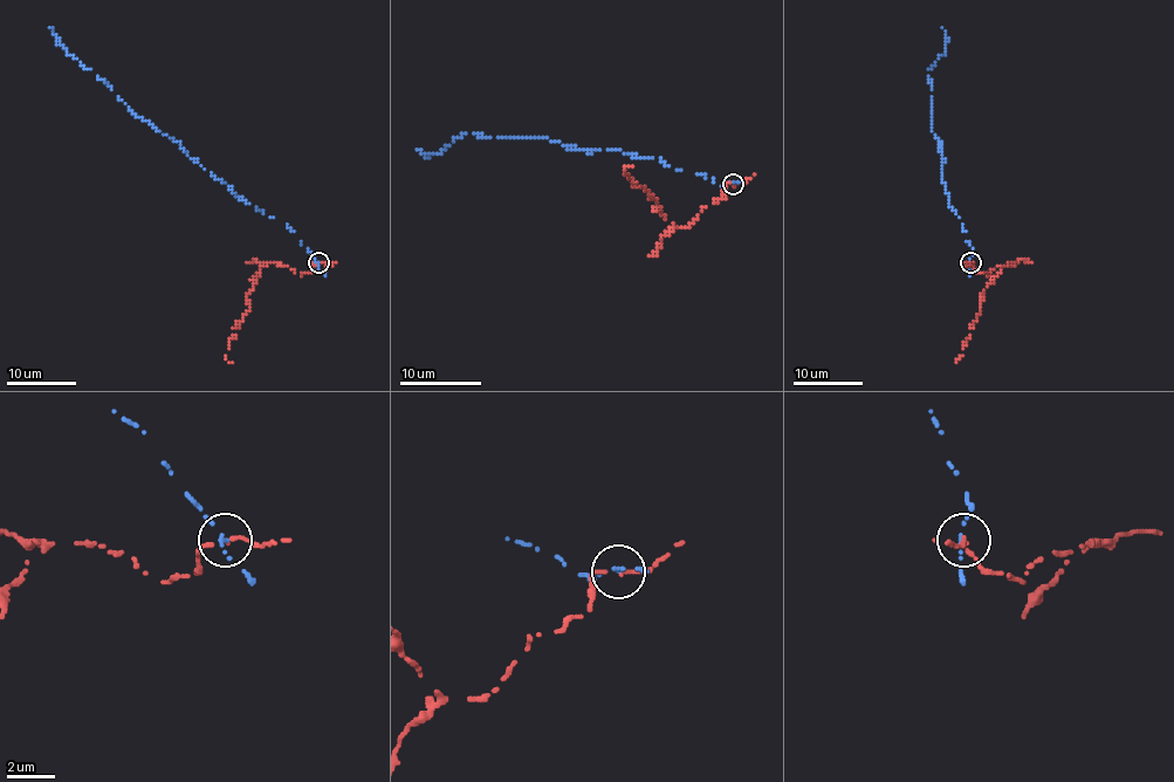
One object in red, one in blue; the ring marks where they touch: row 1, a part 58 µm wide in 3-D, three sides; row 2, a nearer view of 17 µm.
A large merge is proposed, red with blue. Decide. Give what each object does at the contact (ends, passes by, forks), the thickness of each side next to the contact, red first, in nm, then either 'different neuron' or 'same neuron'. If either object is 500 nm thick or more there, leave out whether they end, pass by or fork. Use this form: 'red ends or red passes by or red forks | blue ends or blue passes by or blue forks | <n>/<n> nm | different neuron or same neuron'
red passes by | blue ends | 140/160 nm | different neuron

